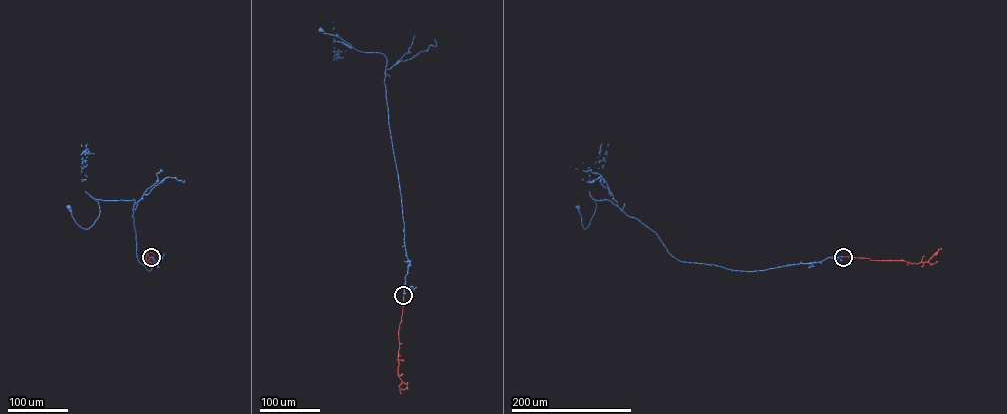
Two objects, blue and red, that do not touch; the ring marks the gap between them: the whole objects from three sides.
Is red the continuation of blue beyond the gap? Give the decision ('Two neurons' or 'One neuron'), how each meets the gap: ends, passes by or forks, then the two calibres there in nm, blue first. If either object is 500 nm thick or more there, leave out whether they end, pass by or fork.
One neuron. At the ring blue ends. At the ring red ends. Thickness 360 nm (blue) against 240 nm

